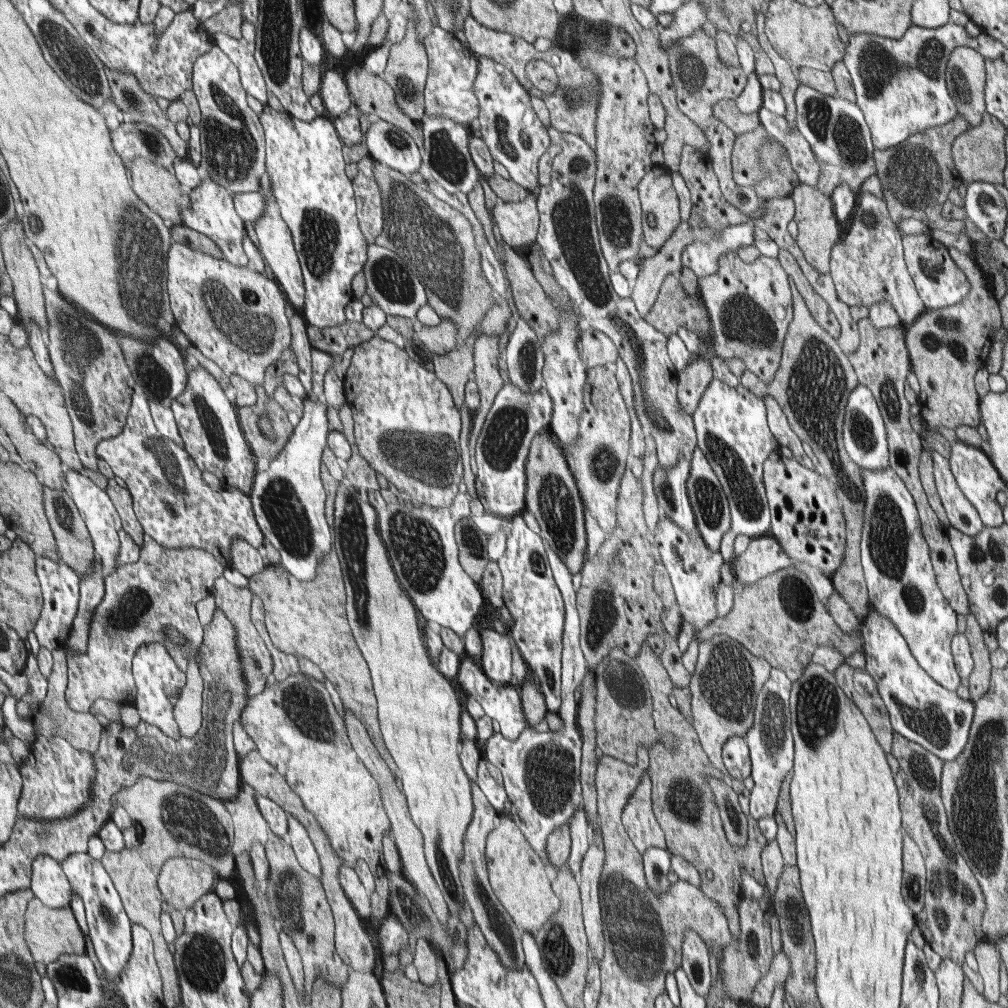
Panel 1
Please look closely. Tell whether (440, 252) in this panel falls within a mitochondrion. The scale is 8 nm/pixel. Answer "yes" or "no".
yes

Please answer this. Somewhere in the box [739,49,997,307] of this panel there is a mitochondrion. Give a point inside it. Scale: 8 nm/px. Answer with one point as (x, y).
(915, 176)

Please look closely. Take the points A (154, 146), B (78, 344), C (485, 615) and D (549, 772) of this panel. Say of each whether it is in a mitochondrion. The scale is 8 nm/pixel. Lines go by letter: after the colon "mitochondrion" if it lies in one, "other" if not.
A: mitochondrion
B: mitochondrion
C: other
D: mitochondrion

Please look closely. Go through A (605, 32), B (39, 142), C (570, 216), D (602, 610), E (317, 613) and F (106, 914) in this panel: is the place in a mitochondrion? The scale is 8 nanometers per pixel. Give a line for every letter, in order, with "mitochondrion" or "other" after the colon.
A: mitochondrion
B: other
C: mitochondrion
D: mitochondrion
E: other
F: mitochondrion

